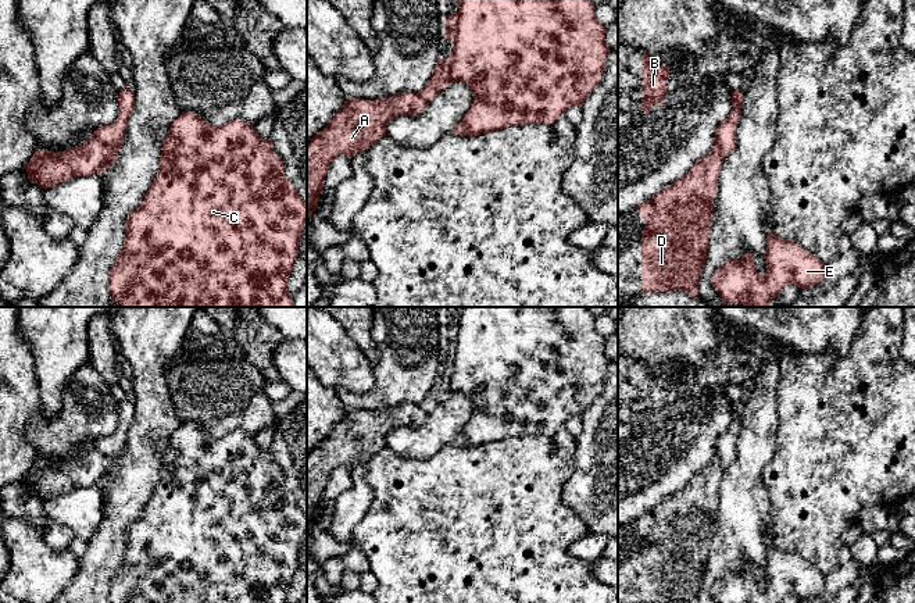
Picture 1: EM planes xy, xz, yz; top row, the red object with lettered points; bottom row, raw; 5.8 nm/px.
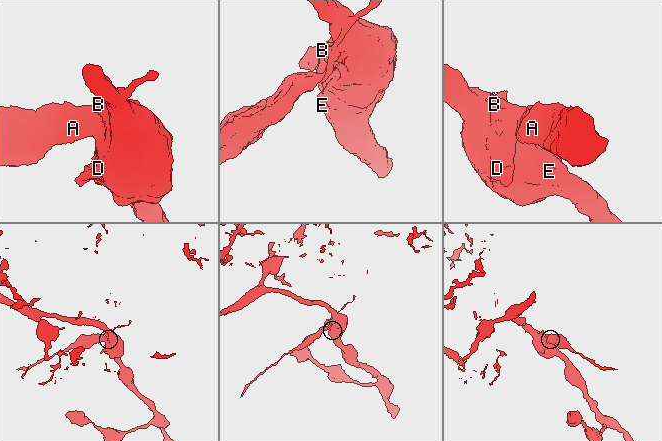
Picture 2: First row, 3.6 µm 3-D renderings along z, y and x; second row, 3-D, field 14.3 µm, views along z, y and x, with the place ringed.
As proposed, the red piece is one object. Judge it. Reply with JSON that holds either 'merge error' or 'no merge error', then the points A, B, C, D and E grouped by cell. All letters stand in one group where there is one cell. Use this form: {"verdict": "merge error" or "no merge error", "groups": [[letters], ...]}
{"verdict": "merge error", "groups": [["A"], ["B", "C", "D", "E"]]}

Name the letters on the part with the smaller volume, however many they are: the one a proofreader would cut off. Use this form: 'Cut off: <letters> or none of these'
Cut off: A

